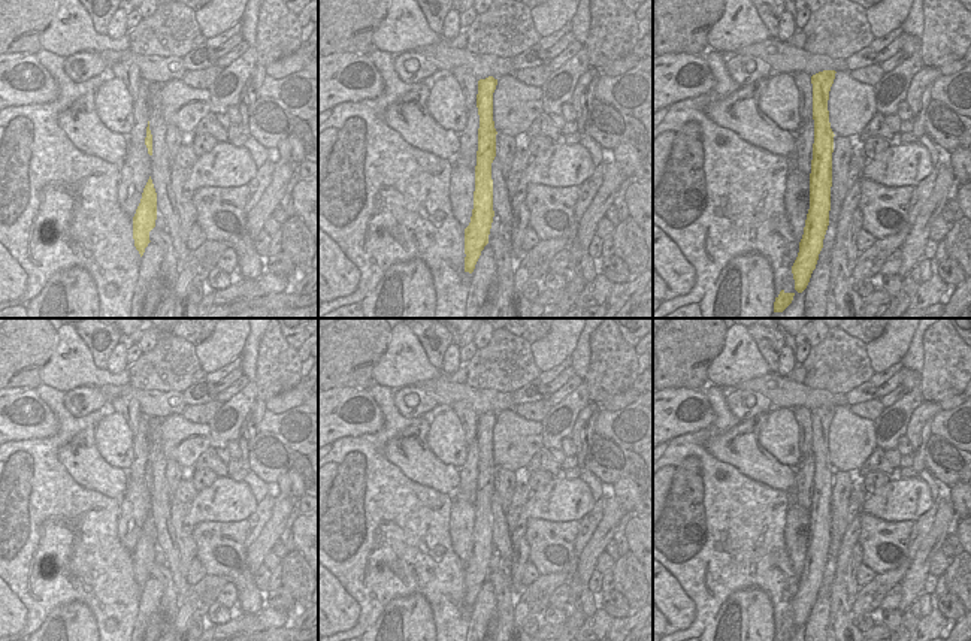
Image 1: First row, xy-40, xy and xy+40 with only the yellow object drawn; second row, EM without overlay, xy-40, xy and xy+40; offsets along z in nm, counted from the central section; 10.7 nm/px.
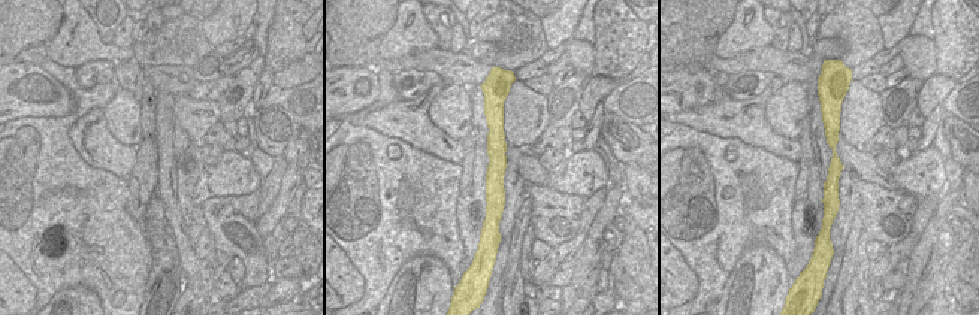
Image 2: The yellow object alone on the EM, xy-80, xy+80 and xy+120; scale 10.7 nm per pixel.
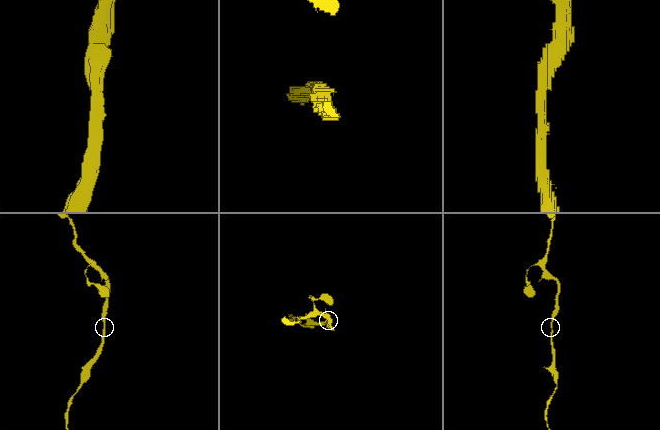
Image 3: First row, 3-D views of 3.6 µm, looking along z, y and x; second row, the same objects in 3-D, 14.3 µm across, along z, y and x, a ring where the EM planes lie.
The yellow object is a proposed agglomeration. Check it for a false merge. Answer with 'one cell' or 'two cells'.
one cell

